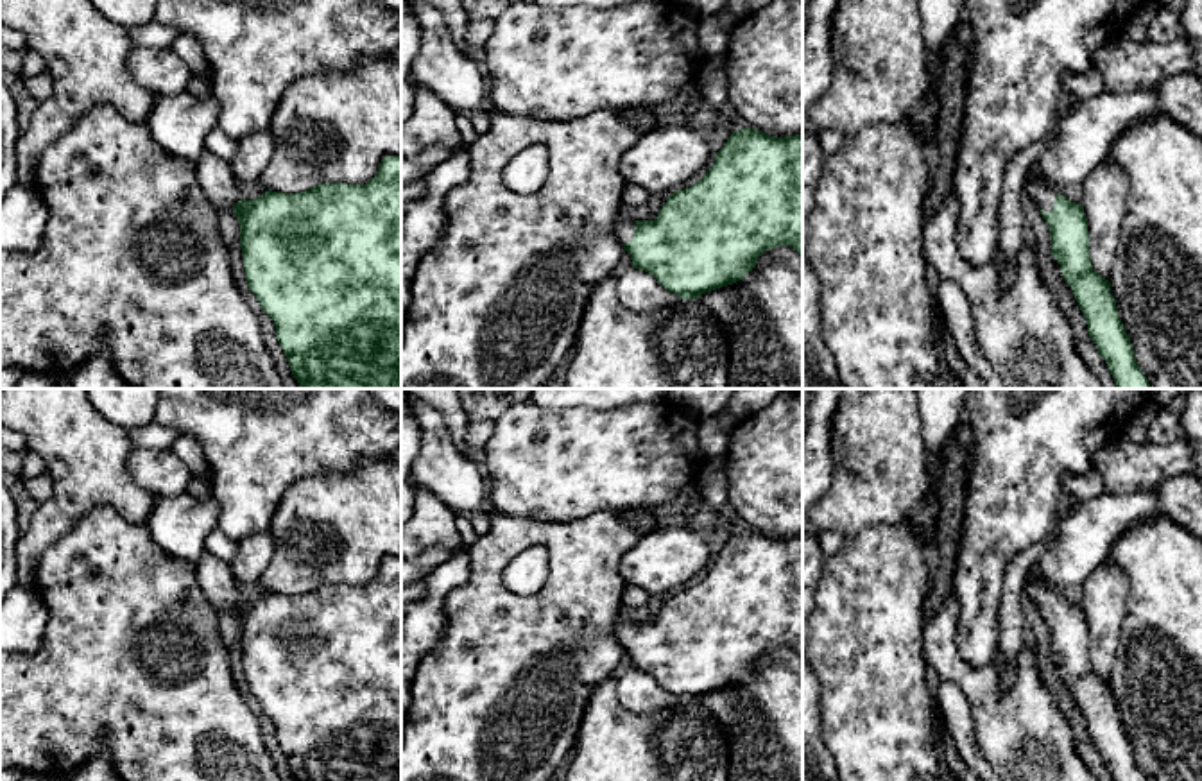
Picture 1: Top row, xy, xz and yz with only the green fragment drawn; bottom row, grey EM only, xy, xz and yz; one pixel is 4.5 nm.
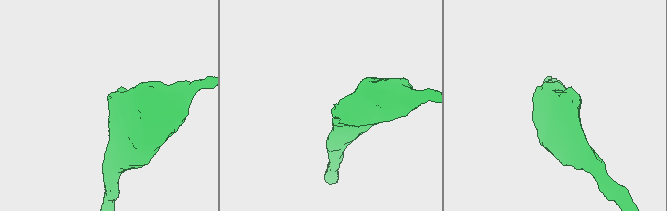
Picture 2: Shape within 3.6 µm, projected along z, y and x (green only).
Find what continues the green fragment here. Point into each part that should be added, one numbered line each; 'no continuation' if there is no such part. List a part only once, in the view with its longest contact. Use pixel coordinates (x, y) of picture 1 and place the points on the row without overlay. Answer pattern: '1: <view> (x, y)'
1: yz (1041, 593)

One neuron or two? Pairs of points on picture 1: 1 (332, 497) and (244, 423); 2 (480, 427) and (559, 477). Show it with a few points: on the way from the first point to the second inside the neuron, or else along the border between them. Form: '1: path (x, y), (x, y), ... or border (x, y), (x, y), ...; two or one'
1: border (350, 468), (301, 477), (278, 506); two
2: border (495, 421), (493, 434), (484, 448); two

